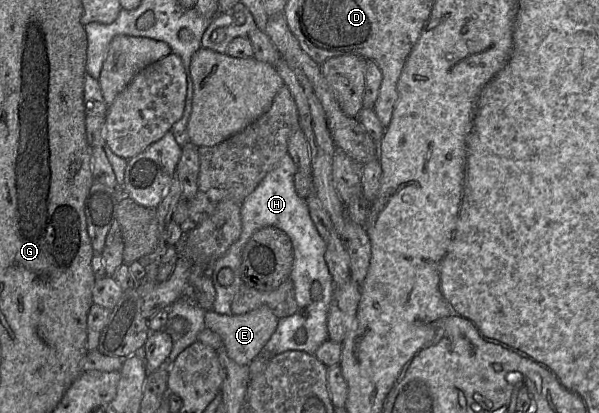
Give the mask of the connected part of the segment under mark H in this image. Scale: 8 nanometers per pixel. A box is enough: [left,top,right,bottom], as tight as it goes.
[211,154,335,355]

